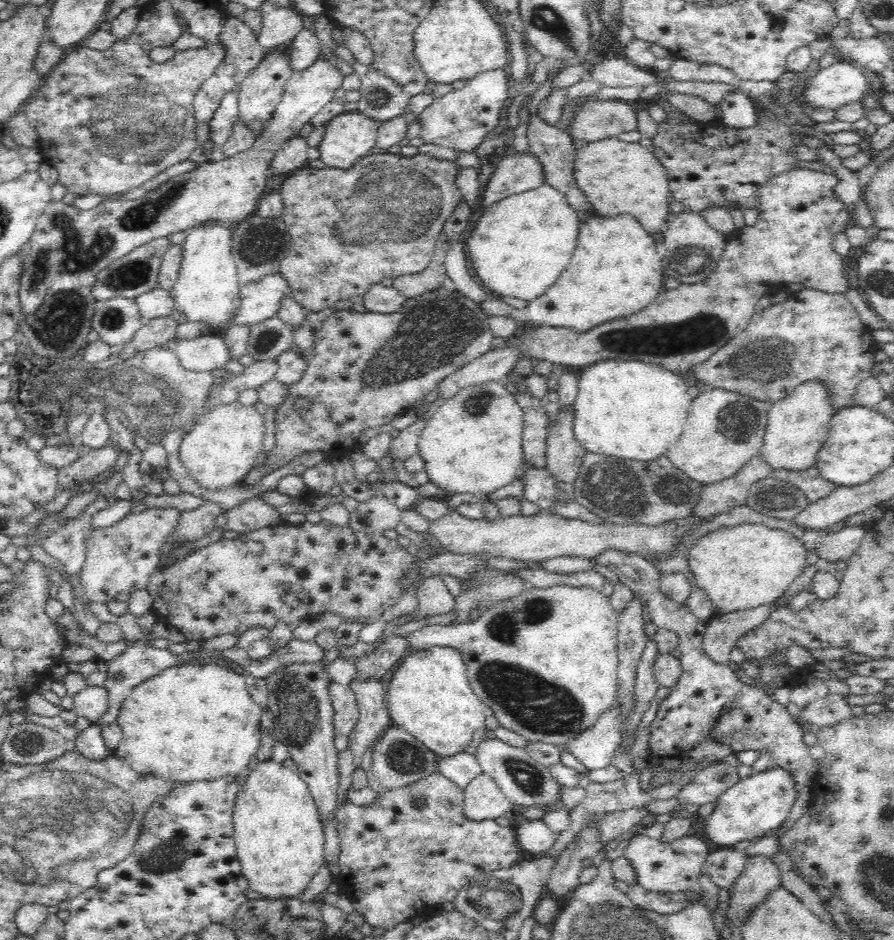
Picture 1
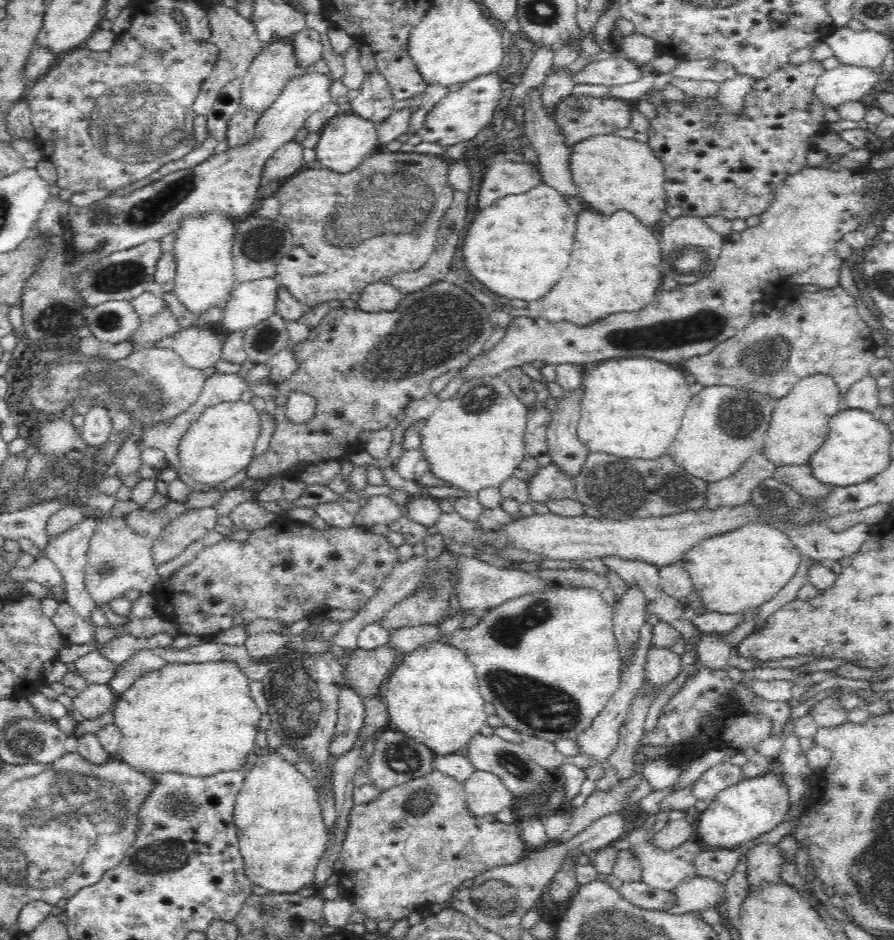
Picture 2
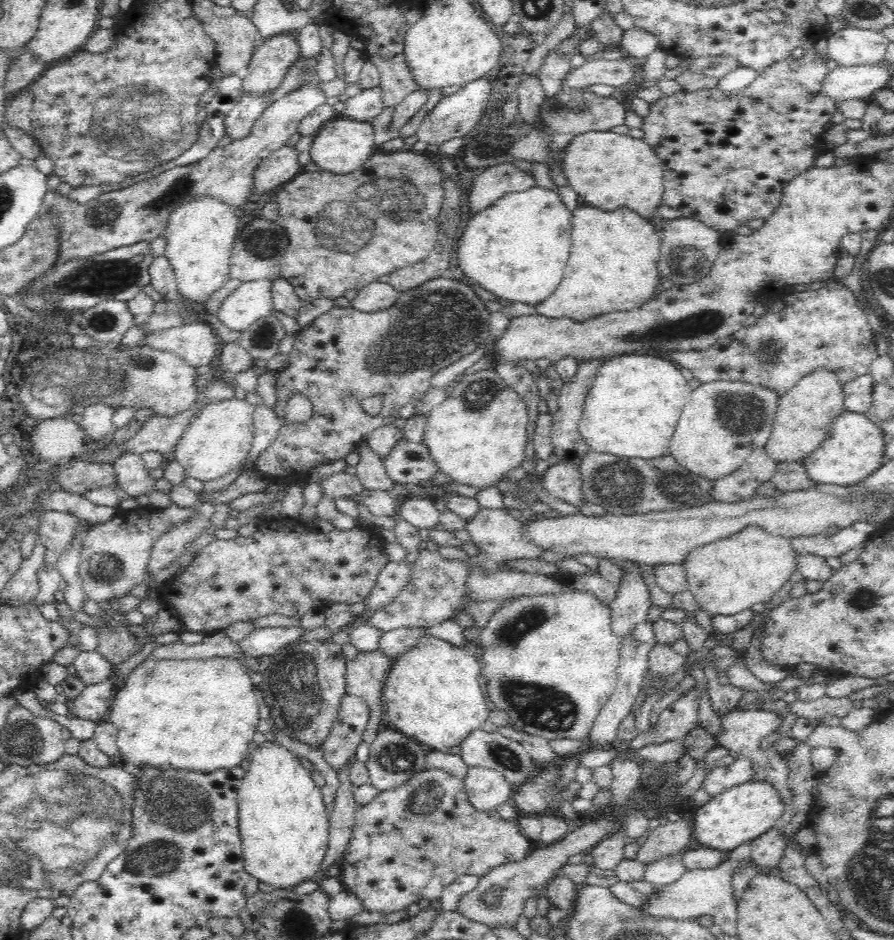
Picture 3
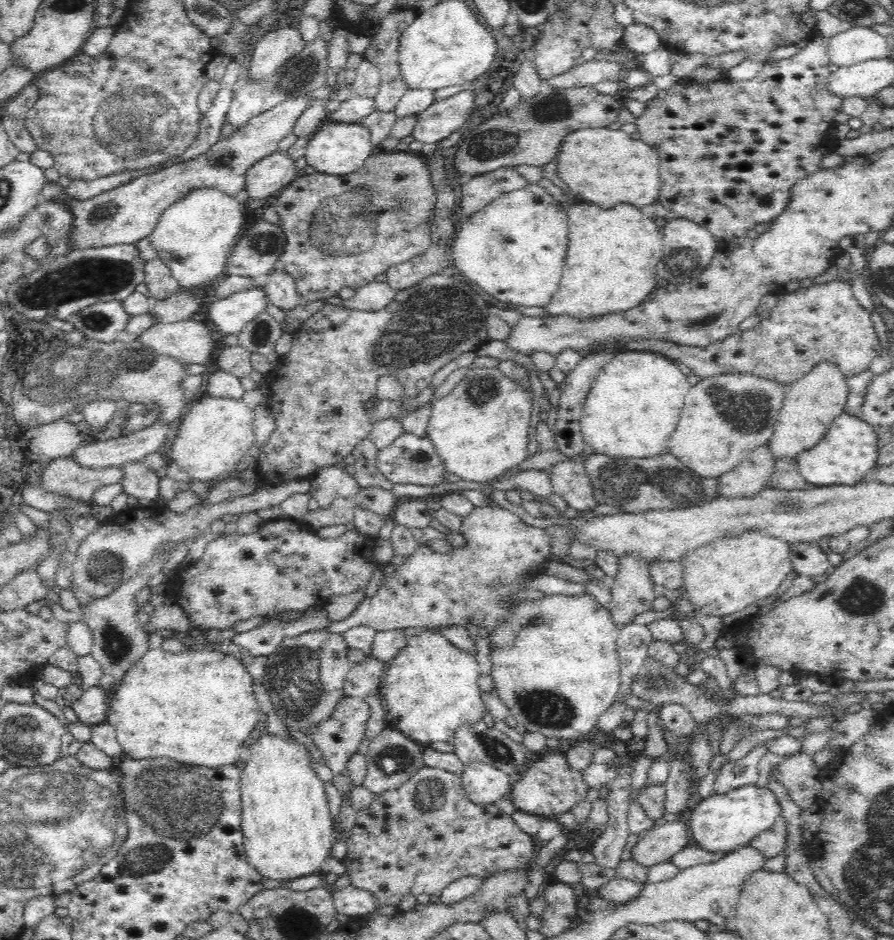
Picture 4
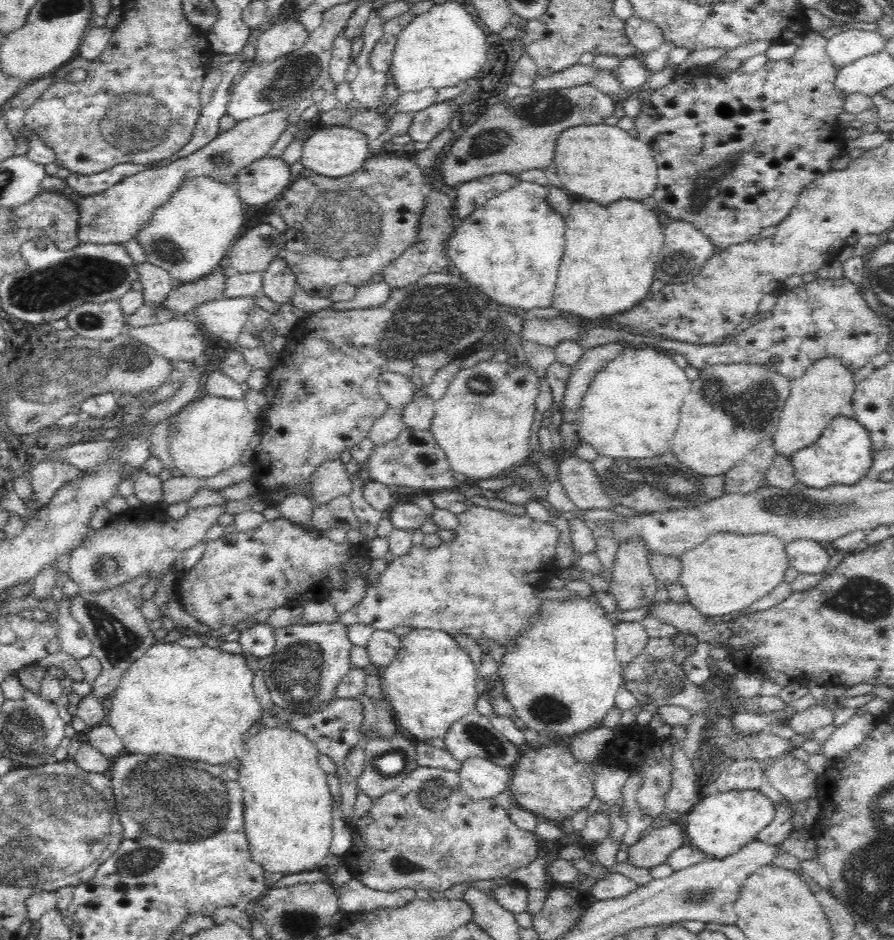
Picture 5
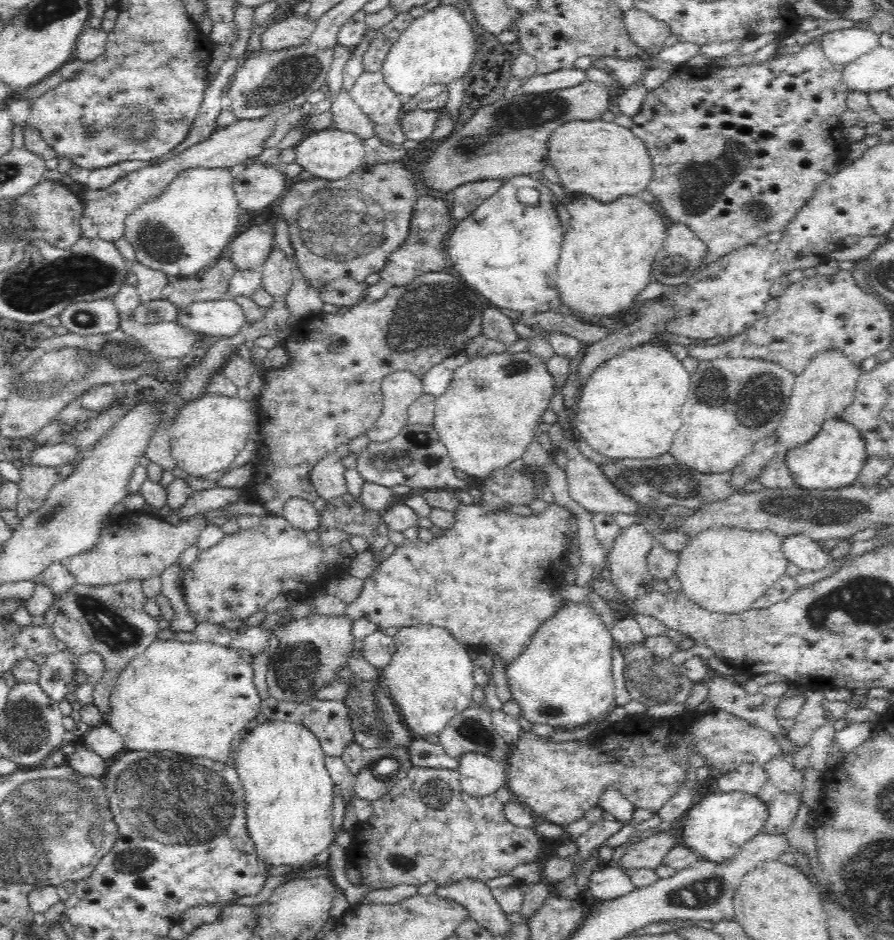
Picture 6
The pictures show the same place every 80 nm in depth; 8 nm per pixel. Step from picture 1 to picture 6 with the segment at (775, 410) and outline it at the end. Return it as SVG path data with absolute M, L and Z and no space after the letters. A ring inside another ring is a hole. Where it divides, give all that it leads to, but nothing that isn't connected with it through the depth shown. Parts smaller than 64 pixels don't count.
M834 349L818 352L806 365L806 370L796 377L792 396L775 432L781 442L780 449L787 452L810 442L821 432L826 420L842 416L842 412L854 400L856 385L862 373L860 364L850 362L843 352Z

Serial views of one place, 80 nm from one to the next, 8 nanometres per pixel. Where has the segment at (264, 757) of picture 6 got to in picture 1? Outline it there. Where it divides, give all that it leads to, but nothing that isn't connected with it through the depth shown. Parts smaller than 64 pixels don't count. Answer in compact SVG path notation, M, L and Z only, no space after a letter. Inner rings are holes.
M271 759L265 762L253 763L251 774L245 780L241 790L238 791L233 810L233 839L235 840L237 855L241 862L241 873L248 881L250 890L260 893L262 898L297 898L301 895L301 892L308 886L308 883L312 880L316 872L320 870L320 866L322 866L322 862L325 860L325 825L322 824L322 821L319 819L318 811L313 796L310 794L310 789L307 787L307 784L297 776L294 770L286 768L282 763L276 763Z

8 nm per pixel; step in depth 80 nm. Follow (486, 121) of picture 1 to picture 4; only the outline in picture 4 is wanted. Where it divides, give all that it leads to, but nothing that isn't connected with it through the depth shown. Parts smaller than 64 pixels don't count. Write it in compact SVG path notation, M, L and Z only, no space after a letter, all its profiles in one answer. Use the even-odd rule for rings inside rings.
M466 88L453 96L437 99L416 115L412 135L416 141L436 145L450 134L463 131L477 105L474 88Z

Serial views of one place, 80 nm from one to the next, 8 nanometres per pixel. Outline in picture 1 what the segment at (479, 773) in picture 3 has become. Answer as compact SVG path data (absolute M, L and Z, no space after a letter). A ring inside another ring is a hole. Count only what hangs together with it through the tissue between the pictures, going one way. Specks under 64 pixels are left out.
M485 773L468 782L463 790L463 811L470 820L494 820L508 816L515 807L496 781Z

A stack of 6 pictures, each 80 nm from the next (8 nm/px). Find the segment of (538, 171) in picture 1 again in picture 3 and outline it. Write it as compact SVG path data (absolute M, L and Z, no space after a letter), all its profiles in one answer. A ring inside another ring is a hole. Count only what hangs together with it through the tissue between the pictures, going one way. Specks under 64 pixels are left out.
M513 162L478 171L468 192L470 214L489 208L510 192L526 191L534 186L533 174L528 169L516 168Z

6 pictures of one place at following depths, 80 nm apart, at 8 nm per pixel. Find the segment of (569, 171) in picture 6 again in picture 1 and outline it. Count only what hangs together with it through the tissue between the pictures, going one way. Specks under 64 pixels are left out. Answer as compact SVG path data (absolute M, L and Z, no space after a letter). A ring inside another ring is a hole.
M612 136L590 143L578 150L574 175L596 216L615 218L622 214L631 215L650 234L658 234L666 228L671 218L666 170L653 152L640 144L624 143Z

